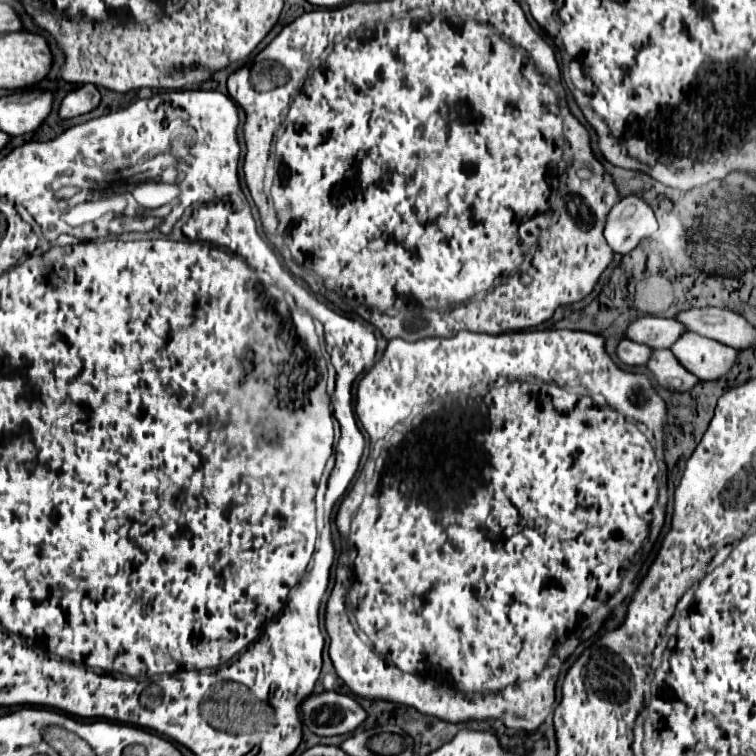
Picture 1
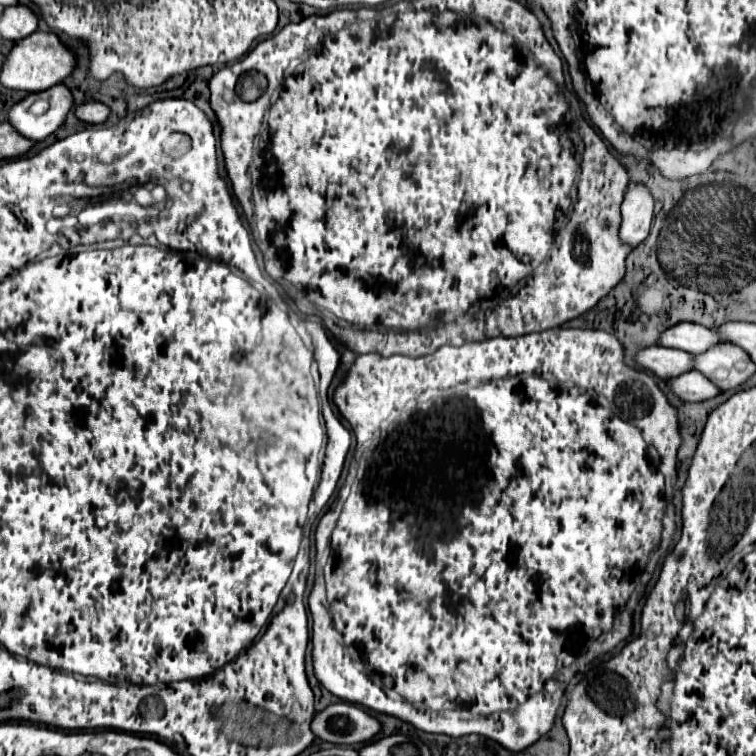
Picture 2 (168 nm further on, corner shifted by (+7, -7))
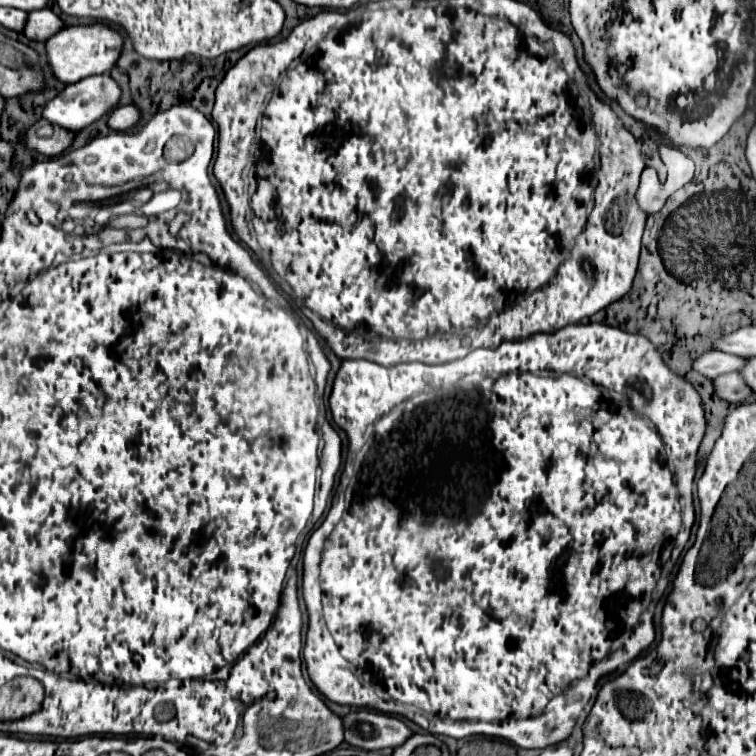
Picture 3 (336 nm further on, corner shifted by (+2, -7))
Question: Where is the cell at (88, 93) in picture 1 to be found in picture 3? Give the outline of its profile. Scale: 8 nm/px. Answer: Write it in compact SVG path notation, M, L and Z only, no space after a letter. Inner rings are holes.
M134 105L116 107L116 109L108 115L108 127L114 129L114 131L126 131L126 129L130 129L136 121L138 121L138 109L136 109Z

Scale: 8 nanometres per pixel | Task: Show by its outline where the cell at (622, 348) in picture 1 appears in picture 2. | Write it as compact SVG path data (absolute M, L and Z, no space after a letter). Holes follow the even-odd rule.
M649 347L639 351L637 363L645 369L651 369L661 379L679 377L695 369L695 355L669 347Z

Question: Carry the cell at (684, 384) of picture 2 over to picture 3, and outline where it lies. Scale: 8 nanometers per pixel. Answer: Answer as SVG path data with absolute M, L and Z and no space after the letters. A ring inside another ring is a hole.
M724 373L714 377L712 387L720 399L730 403L742 403L752 395L752 389L744 383L742 377L738 377L738 373Z

